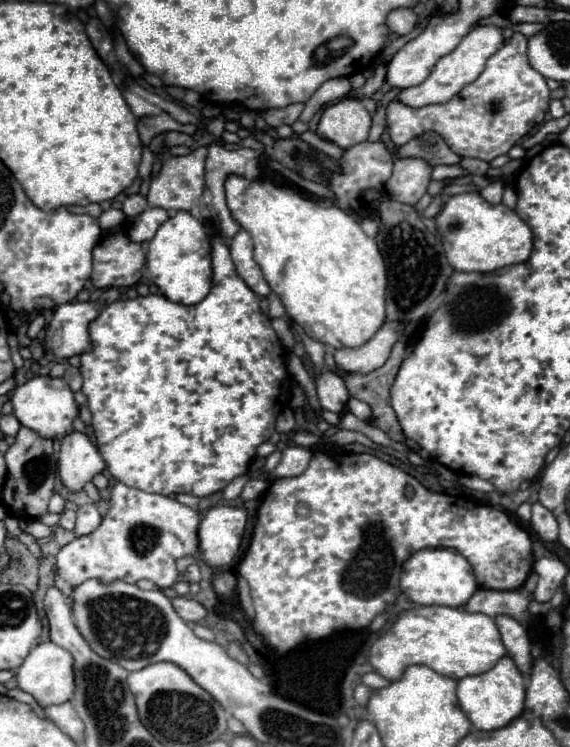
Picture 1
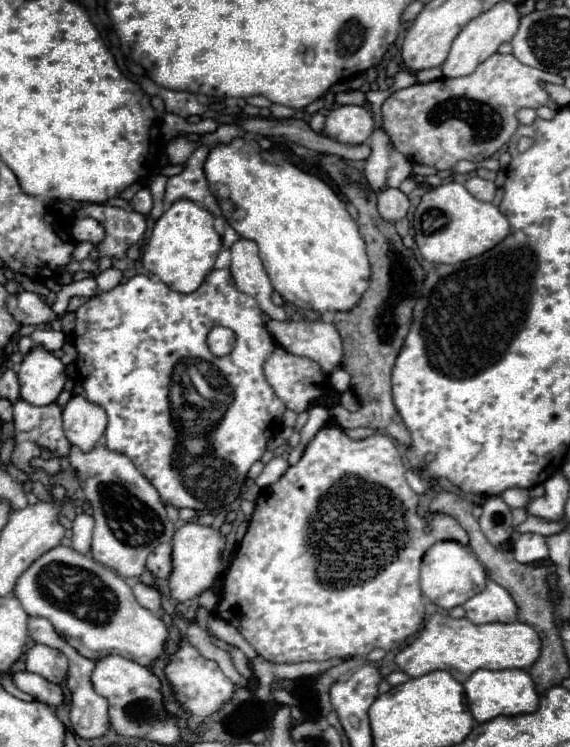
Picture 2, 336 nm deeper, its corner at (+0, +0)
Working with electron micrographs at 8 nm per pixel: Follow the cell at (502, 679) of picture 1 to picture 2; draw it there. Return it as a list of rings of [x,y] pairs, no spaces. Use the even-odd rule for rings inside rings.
[[[510,668],[510,670],[476,670],[466,682],[464,682],[466,700],[470,706],[472,716],[478,722],[488,722],[496,716],[518,716],[518,714],[530,714],[538,708],[538,694],[534,690],[534,682],[530,680],[526,670]]]

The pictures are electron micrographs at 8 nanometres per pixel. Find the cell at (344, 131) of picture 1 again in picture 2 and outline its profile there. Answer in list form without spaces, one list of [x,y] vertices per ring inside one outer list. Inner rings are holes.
[[[336,106],[326,116],[324,134],[338,142],[362,144],[374,132],[374,120],[364,106]]]

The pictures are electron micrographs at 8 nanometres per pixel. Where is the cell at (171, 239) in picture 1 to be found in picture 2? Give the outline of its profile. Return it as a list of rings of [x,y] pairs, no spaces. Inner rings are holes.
[[[176,200],[156,220],[146,252],[142,256],[142,266],[148,272],[156,274],[168,288],[174,288],[176,292],[182,294],[190,294],[212,272],[220,246],[222,246],[222,238],[214,230],[212,214],[200,208],[198,204],[194,204],[192,200]]]

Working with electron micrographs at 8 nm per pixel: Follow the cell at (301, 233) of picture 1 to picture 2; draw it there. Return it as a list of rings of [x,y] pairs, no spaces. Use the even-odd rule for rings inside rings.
[[[236,138],[230,144],[214,146],[206,158],[204,172],[228,224],[242,238],[254,240],[258,244],[258,254],[262,258],[264,270],[284,302],[304,310],[314,310],[318,314],[328,310],[350,312],[358,306],[370,284],[366,242],[358,230],[358,224],[348,214],[346,204],[334,194],[330,186],[292,164],[274,166],[264,162],[260,156],[260,146],[252,138]]]

